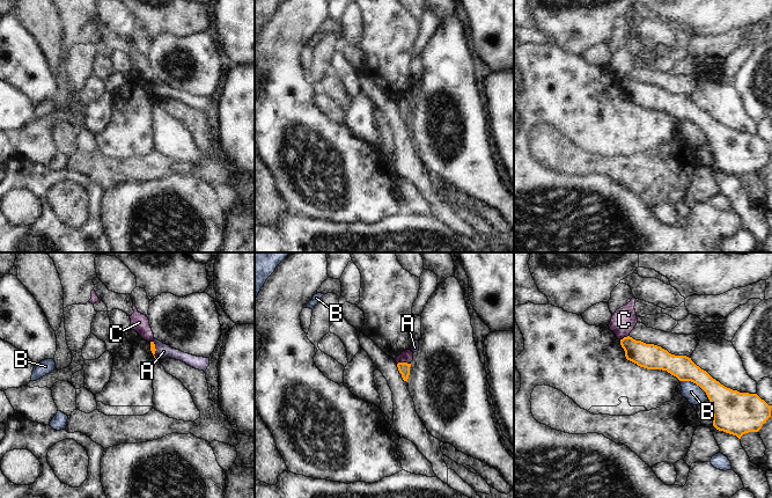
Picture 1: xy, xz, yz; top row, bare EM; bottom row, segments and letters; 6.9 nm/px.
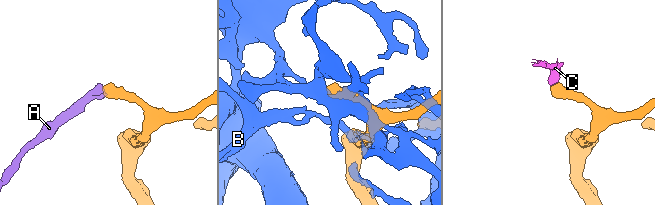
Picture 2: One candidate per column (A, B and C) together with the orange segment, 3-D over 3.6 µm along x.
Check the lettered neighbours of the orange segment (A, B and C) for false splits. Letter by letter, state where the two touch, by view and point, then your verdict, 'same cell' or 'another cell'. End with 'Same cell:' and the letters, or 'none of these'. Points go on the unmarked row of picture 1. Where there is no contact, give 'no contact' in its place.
A: xy (155, 90) | another cell
B: yz (696, 124) | another cell
C: xz (403, 103) | another cell
Same cell: none of these

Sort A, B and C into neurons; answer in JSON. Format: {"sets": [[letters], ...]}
{"sets": [["A"], ["B"], ["C"]]}

